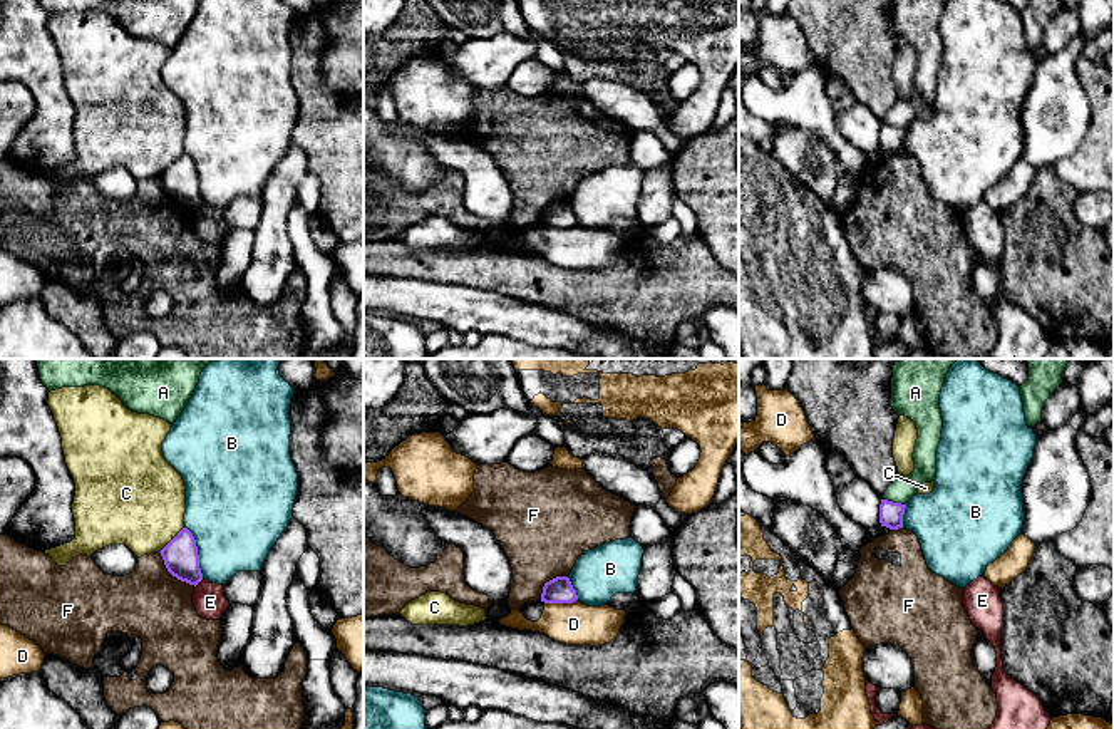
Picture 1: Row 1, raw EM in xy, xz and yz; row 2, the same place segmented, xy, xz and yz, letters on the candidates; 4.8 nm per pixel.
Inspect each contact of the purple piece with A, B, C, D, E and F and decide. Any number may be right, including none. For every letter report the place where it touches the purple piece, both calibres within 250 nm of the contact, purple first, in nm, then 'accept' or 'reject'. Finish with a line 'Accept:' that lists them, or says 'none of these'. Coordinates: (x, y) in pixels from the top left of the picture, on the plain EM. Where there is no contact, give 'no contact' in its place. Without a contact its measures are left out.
A: contact yz (895, 128); calibres 110 and 120 nm; reject
B: contact xy (196, 176); calibres 170 and 440 nm; reject
C: contact xy (171, 165); calibres 170 and 460 nm; reject
D: contact xz (560, 227); calibres 130 and 200 nm; reject
E: contact xy (198, 206); calibres 170 and 160 nm; reject
F: contact xy (173, 200); calibres 170 and 340 nm; reject
Accept: none of these

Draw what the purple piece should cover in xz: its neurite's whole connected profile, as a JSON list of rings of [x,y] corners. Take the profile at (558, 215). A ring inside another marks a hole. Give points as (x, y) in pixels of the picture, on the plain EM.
[[[556,201],[543,211],[541,226],[544,228],[573,228],[576,225],[576,215],[568,201]]]

